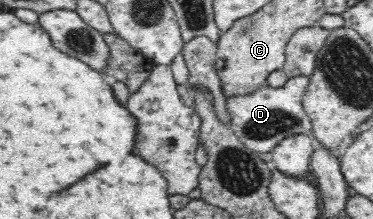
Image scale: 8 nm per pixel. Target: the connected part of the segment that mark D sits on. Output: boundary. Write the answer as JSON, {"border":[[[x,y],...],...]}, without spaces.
{"border":[[[307,76],[290,78],[279,88],[261,84],[250,93],[235,93],[226,97],[226,109],[230,121],[227,127],[253,152],[272,152],[283,138],[305,133],[311,135],[312,124],[302,107],[302,96],[308,85]]]}

